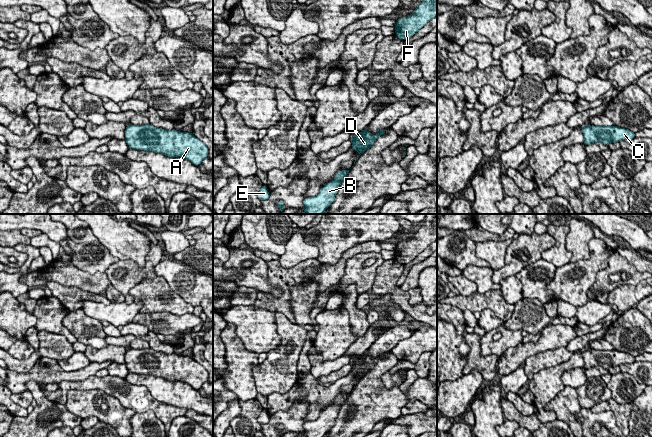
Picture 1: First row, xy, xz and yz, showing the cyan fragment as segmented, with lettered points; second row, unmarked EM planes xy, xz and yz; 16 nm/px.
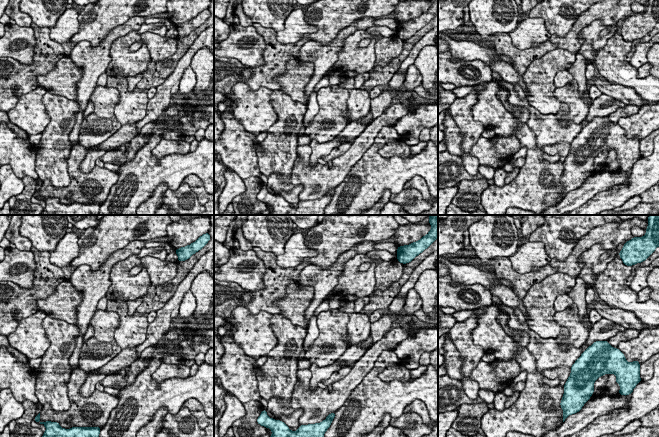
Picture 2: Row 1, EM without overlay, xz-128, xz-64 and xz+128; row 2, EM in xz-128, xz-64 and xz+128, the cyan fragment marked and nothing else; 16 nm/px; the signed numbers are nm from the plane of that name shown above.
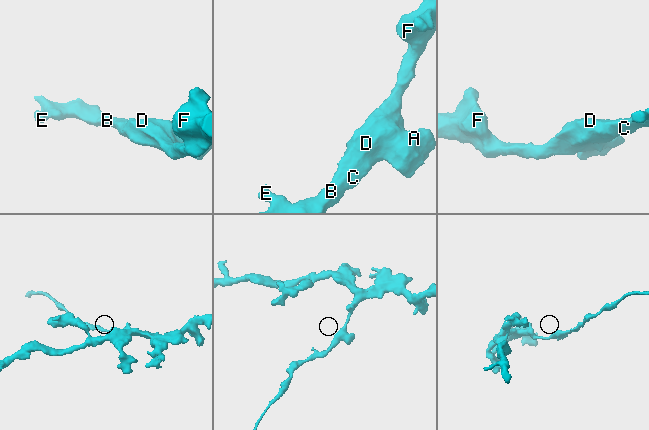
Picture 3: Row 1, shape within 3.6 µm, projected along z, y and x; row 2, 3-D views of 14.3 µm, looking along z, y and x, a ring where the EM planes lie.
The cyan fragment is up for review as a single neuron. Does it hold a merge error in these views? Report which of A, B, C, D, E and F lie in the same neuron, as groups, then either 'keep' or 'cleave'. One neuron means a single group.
A B C D E F; keep

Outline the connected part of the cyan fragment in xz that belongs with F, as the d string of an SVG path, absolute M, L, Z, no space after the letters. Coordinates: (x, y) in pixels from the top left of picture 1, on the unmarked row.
M426 214L424 221L410 240L398 242L396 245L394 253L399 263L405 265L411 262L437 240L437 214Z

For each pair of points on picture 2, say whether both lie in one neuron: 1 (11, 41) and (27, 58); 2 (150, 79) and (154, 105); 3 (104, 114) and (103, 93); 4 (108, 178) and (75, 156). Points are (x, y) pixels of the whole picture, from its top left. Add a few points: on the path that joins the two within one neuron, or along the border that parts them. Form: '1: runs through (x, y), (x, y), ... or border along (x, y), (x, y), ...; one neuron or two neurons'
1: runs through (15, 45), (24, 54); one neuron
2: border along (173, 71), (156, 88); two neurons
3: runs through (103, 109), (103, 98); one neuron
4: runs through (96, 178), (83, 178), (75, 168); one neuron

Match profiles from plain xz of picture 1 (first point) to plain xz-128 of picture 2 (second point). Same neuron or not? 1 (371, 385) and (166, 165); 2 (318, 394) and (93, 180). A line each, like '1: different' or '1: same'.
1: same
2: same

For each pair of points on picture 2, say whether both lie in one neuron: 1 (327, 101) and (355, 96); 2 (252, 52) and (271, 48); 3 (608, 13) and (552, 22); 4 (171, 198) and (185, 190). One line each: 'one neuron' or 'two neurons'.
1: two neurons
2: two neurons
3: two neurons
4: one neuron

